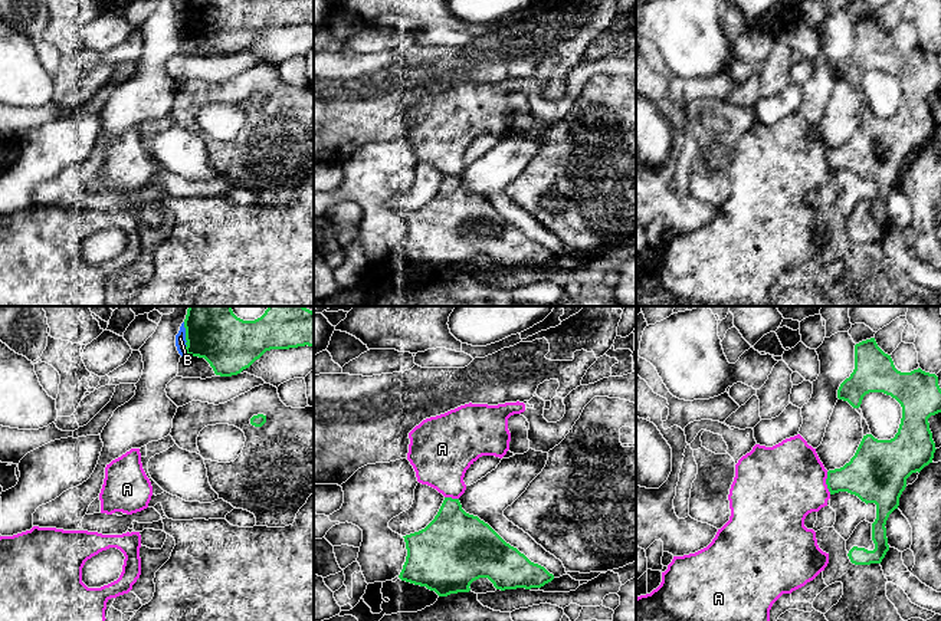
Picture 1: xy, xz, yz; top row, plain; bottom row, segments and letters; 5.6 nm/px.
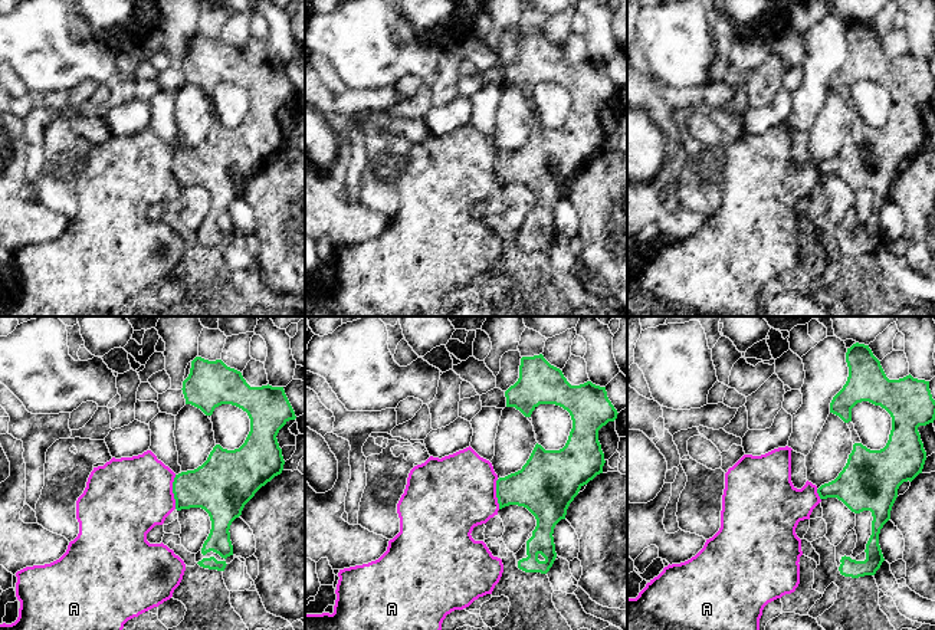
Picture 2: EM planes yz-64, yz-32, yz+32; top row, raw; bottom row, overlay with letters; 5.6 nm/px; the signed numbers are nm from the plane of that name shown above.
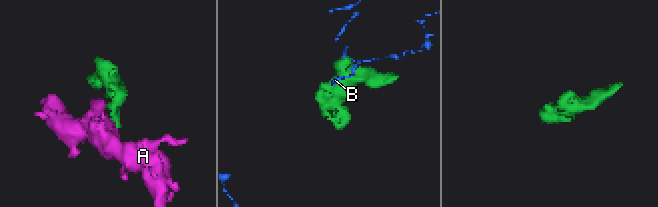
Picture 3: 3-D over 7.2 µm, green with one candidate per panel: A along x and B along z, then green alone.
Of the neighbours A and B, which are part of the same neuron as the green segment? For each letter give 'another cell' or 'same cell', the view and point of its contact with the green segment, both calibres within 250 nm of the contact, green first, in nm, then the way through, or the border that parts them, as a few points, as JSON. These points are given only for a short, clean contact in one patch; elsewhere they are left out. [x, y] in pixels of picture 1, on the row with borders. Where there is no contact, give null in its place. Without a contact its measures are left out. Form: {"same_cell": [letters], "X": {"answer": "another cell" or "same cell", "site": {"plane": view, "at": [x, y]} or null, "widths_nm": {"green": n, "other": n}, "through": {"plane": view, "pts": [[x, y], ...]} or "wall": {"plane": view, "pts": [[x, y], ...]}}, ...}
{"same_cell": [], "A": {"answer": "another cell", "site": {"plane": "yz", "at": [826, 483]}, "widths_nm": {"green": 280, "other": 440}, "wall": {"plane": "yz", "pts": [[826, 472], [826, 488], [830, 493]]}}, "B": {"answer": "another cell", "site": {"plane": "xy", "at": [186, 338]}, "widths_nm": {"green": 320, "other": 60}}}

